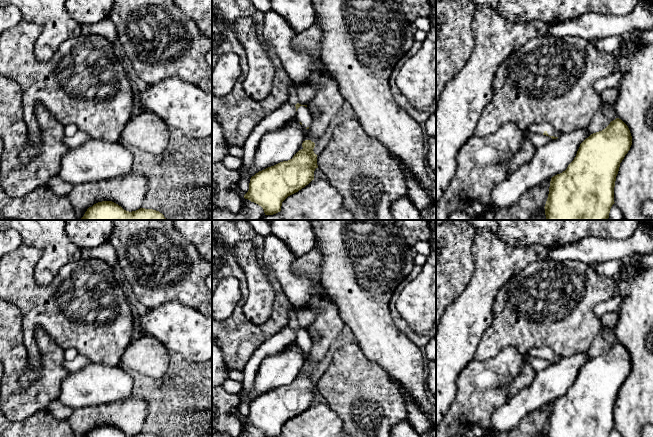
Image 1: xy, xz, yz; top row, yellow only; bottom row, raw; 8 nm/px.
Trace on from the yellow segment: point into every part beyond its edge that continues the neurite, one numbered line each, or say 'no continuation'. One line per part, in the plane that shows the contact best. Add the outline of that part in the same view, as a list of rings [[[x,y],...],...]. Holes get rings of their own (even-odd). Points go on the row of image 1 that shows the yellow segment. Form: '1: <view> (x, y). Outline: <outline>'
1: yz (535, 128). Outline: [[[548,123],[533,124],[525,131],[525,134],[543,134],[545,131],[548,133],[549,136],[554,136],[558,138],[562,134],[559,131],[555,130],[553,126]]]

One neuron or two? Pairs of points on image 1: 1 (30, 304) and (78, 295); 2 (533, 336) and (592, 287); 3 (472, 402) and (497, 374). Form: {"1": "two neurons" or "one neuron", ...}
{"1": "one neuron", "2": "one neuron", "3": "one neuron"}

